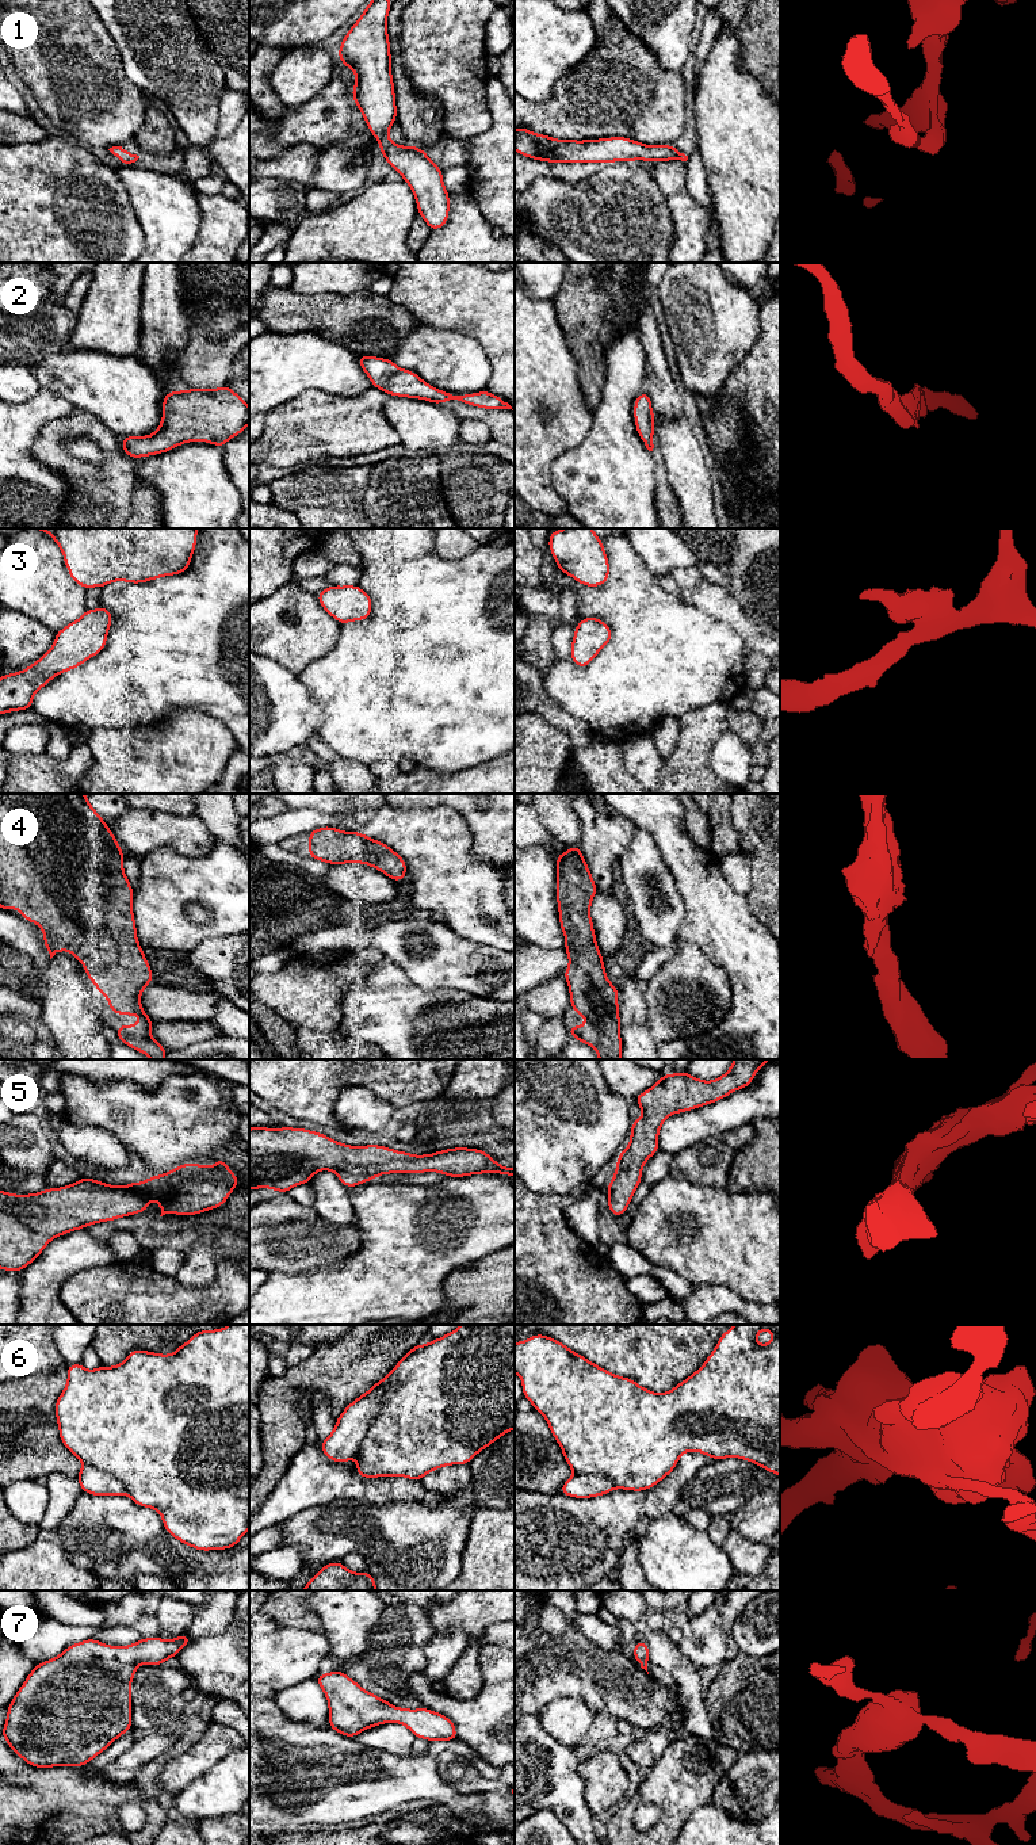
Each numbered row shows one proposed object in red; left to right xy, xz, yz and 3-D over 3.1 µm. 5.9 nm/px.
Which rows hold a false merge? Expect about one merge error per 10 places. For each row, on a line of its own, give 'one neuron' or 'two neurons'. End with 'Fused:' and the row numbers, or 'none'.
1: one neuron
2: one neuron
3: one neuron
4: one neuron
5: one neuron
6: one neuron
7: one neuron
Fused: none

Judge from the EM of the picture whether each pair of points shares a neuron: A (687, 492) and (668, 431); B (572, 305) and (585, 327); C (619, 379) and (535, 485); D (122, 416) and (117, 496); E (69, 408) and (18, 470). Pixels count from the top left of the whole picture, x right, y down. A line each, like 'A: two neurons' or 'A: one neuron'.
A: one neuron
B: one neuron
C: two neurons
D: two neurons
E: one neuron

